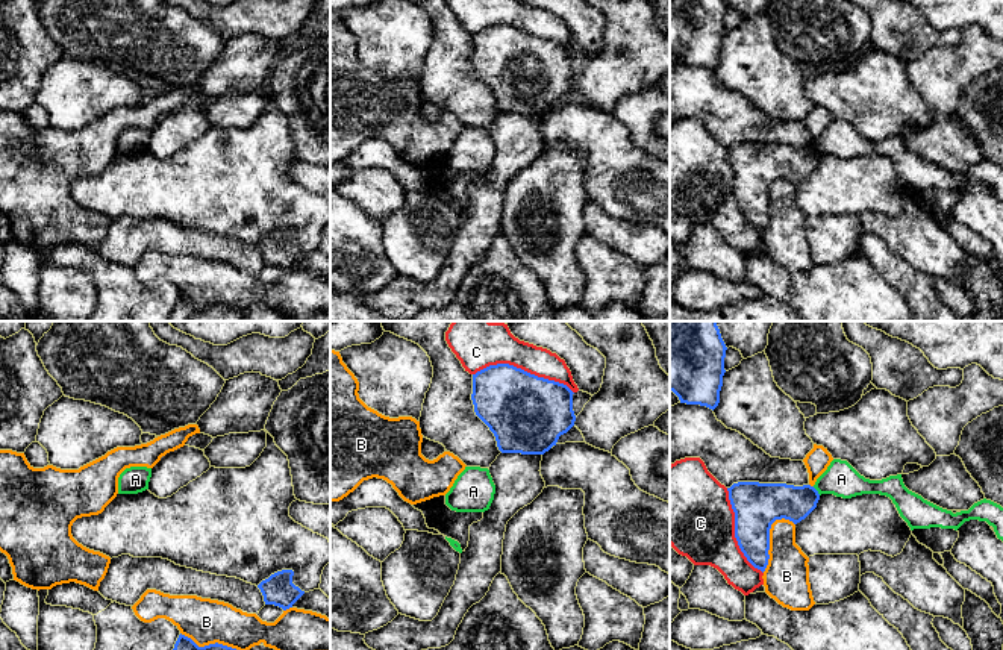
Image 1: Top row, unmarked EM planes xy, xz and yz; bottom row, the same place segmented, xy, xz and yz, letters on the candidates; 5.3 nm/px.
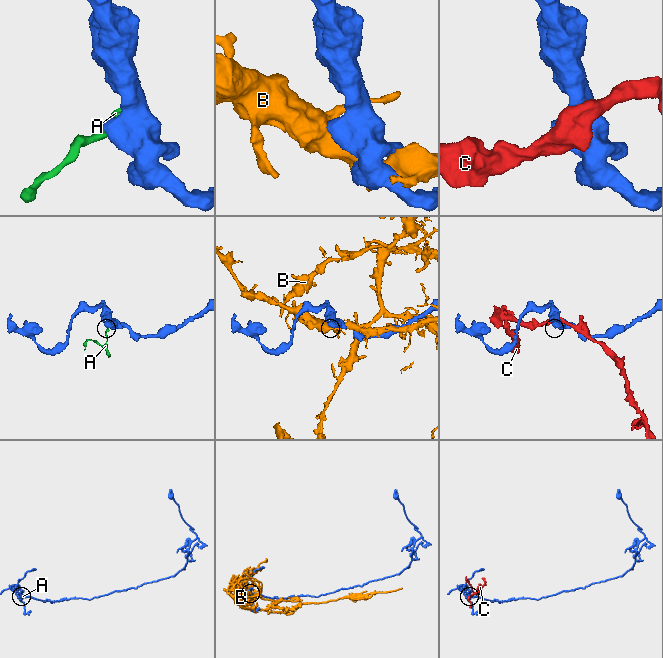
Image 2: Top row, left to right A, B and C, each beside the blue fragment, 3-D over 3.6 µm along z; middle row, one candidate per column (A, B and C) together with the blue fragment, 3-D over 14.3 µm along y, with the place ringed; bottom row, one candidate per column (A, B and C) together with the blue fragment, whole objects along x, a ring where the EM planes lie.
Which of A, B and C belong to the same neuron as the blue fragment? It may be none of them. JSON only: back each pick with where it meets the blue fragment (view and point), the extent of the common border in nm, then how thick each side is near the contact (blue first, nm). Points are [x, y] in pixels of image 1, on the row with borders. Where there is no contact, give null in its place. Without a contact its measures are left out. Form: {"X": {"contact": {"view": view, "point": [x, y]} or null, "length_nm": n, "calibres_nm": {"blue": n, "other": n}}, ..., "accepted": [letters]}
{"accepted": []}

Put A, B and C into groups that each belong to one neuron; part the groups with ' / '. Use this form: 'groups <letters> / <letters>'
groups A / B / C

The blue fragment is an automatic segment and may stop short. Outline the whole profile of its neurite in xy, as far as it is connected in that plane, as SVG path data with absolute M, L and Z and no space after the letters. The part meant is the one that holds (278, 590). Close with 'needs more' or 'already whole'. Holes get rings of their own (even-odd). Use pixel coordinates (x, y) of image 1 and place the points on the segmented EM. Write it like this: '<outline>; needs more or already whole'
M282 570L258 585L265 605L279 606L283 611L292 608L292 605L305 594L305 591L292 583L292 576L292 570Z; already whole

